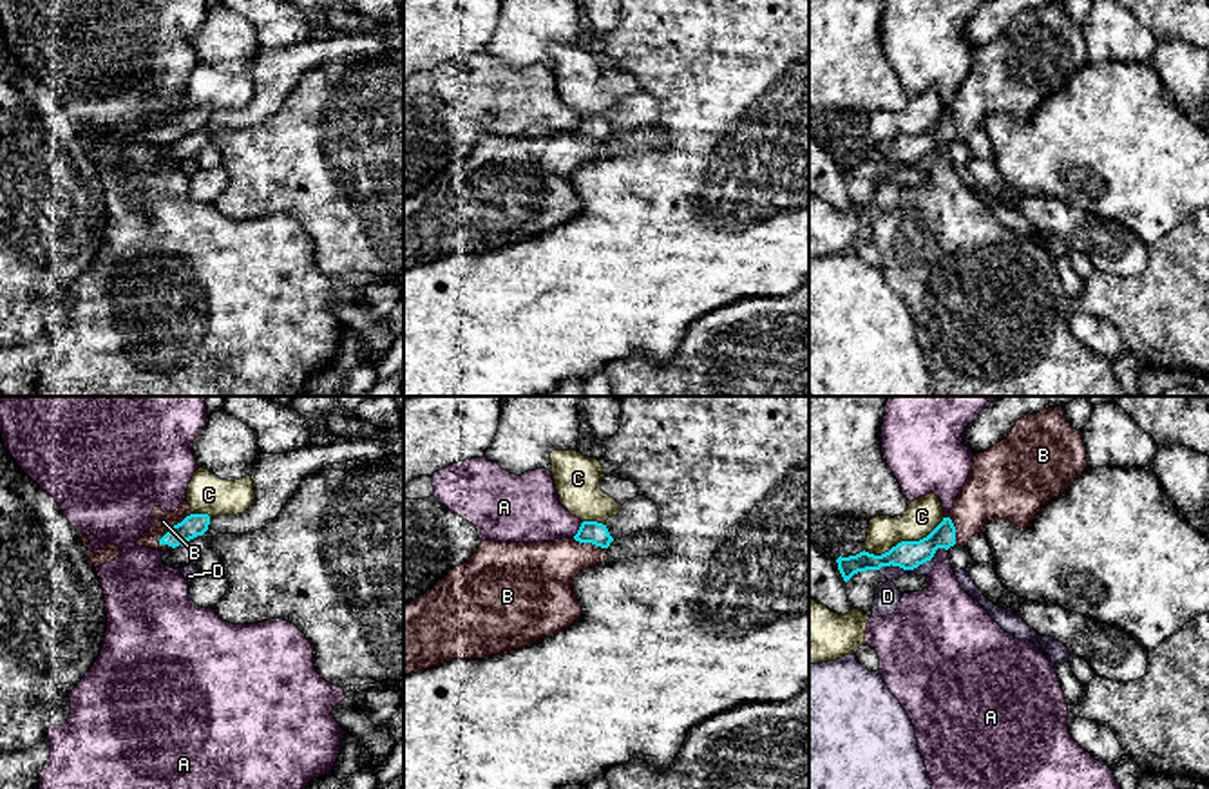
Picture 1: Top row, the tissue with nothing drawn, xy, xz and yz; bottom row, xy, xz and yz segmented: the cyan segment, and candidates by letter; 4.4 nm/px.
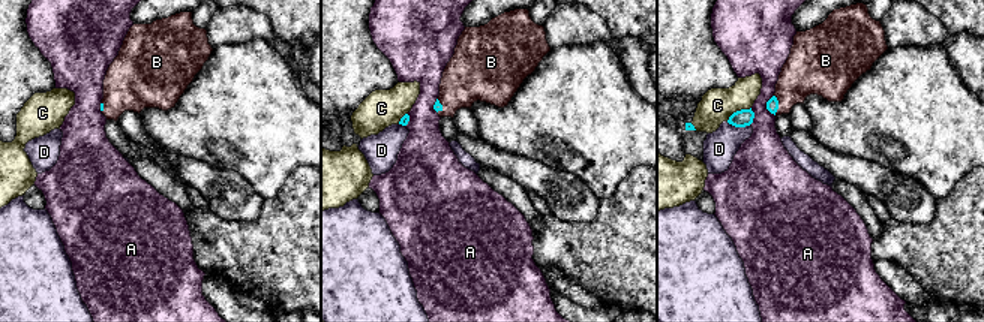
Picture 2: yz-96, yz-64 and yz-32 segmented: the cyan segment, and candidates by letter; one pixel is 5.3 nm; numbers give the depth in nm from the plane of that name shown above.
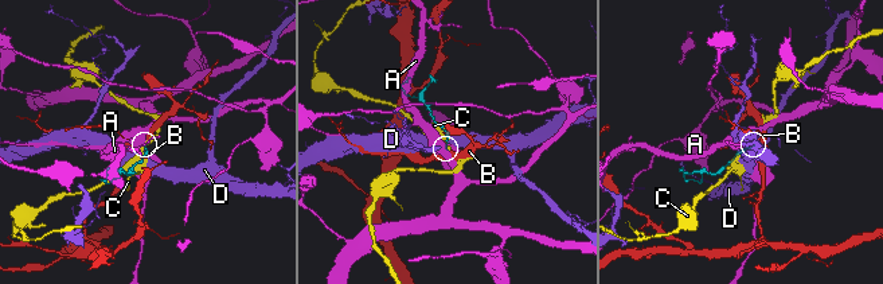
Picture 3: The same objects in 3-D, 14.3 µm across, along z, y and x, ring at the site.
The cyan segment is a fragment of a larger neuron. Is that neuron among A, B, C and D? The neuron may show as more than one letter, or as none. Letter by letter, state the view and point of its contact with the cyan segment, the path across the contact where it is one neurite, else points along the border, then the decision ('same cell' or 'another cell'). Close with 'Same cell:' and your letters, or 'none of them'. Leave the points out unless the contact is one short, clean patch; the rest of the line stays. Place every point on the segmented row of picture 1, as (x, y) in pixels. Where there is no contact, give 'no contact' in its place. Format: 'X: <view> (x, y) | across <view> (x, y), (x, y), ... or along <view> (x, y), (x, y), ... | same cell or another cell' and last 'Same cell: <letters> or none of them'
A: yz (936, 549) | along yz (945, 549), (938, 549), (931, 558) | another cell
B: xy (174, 525) | across xy (192, 525), (174, 525), (163, 522) | same cell
C: yz (904, 541) | another cell
D: yz (904, 569) | along yz (931, 558), (913, 569), (891, 565), (878, 569) | another cell
Same cell: B

